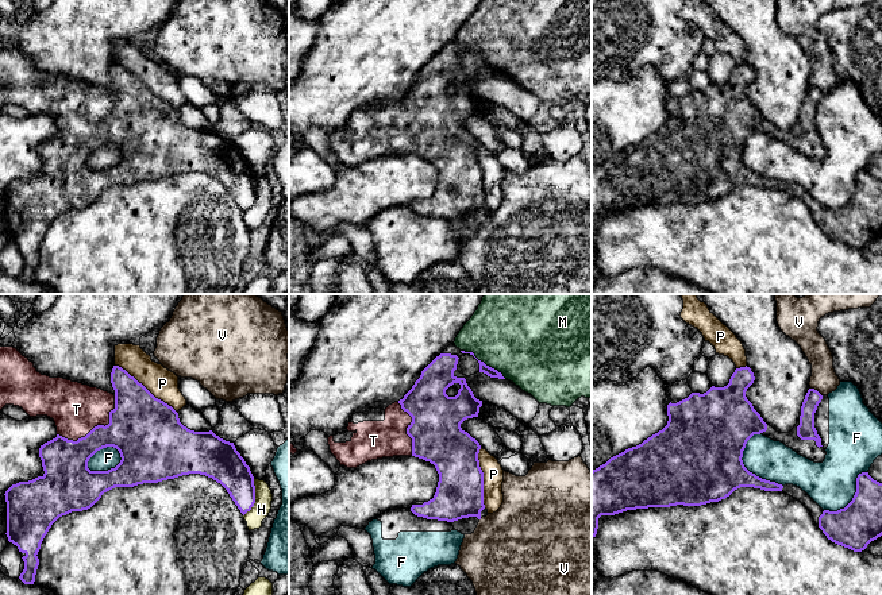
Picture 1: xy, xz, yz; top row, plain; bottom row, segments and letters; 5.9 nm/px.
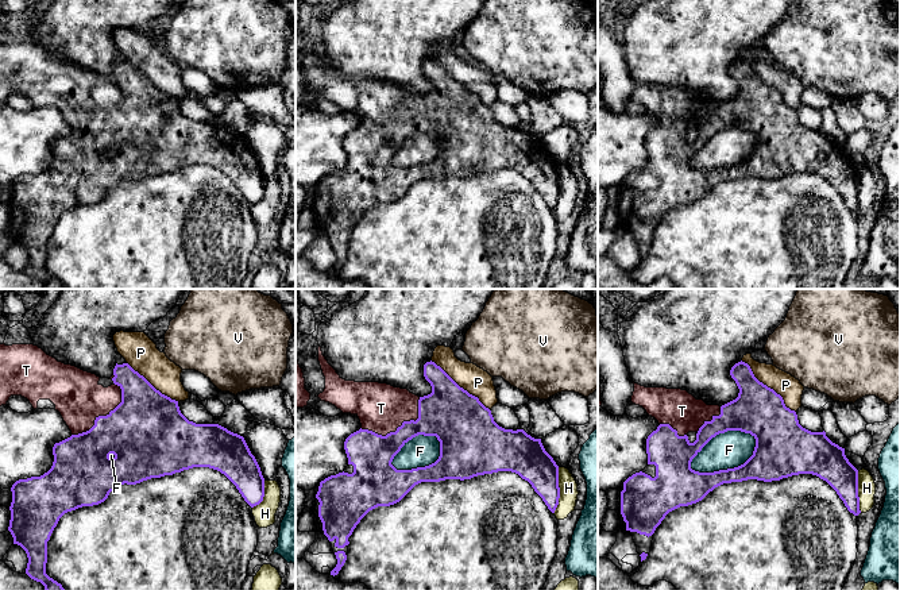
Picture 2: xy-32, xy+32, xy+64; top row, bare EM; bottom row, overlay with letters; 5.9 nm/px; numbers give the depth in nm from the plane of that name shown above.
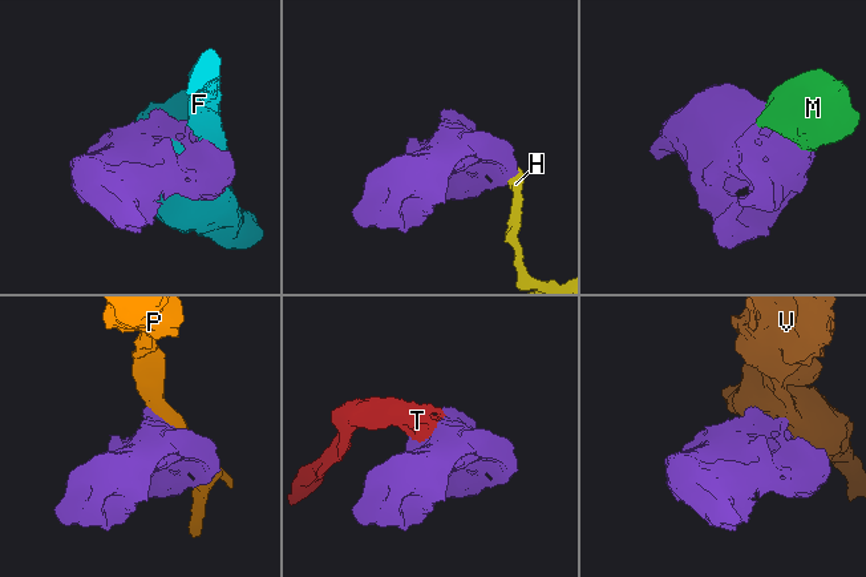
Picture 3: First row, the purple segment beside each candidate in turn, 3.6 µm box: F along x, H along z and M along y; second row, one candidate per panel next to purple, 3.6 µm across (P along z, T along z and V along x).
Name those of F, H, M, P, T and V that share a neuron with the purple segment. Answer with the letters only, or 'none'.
T

